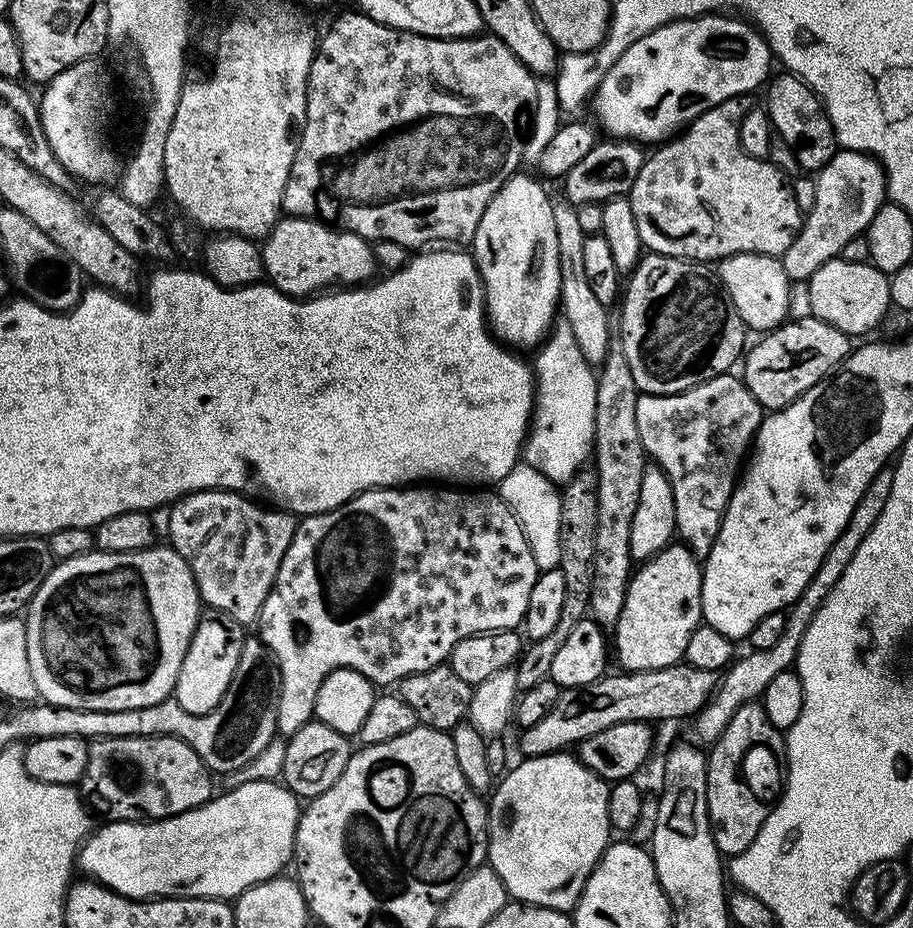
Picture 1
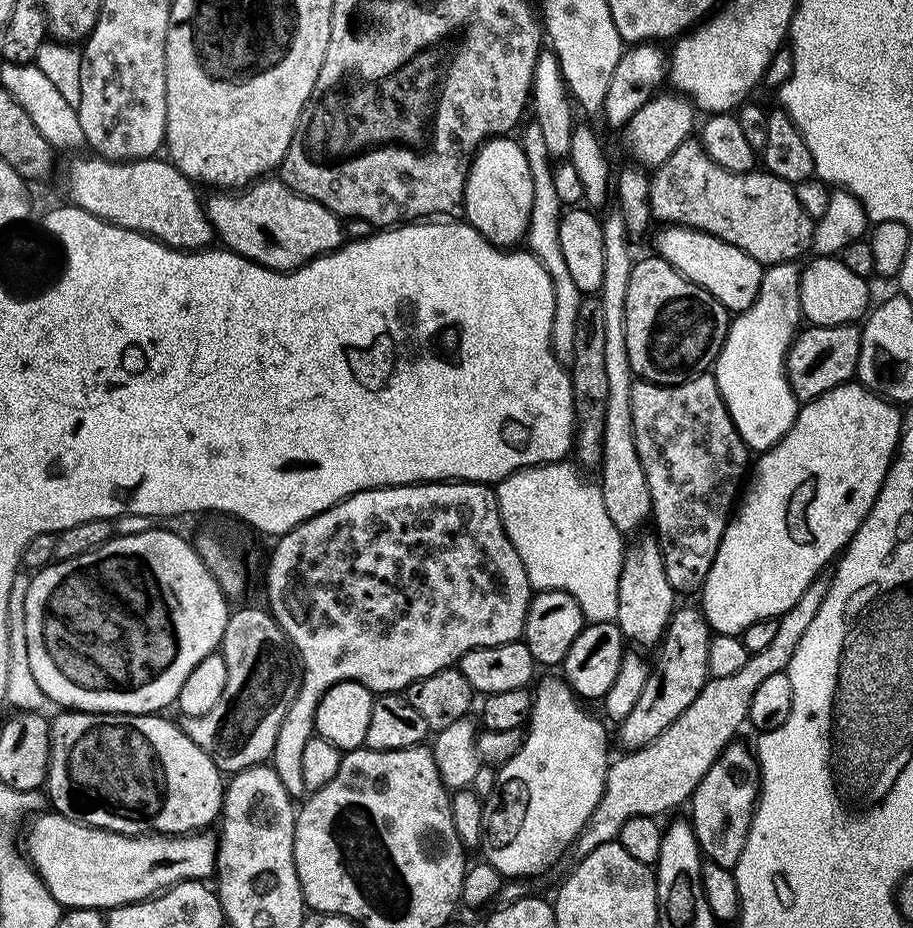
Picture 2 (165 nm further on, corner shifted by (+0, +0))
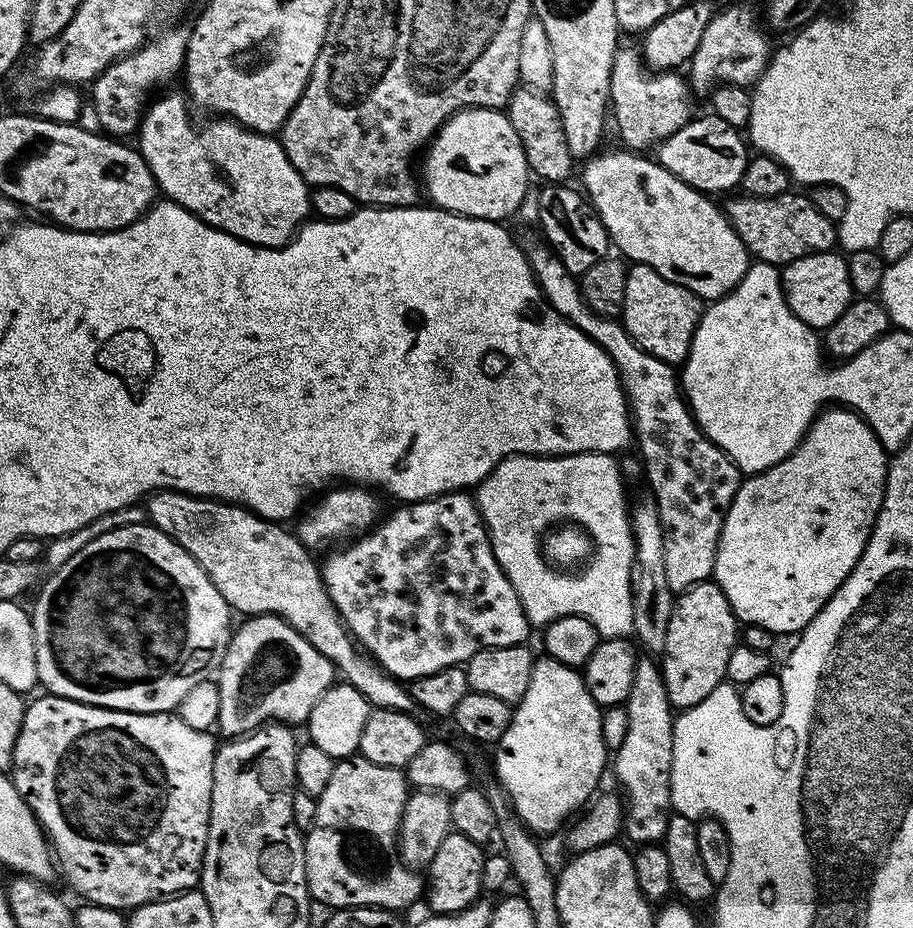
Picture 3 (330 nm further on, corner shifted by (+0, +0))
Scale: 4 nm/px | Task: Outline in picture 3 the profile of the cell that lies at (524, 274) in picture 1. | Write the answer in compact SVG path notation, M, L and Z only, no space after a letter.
M463 108L461 112L456 112L432 137L423 153L423 160L422 188L428 191L432 199L429 201L435 207L461 216L472 216L475 220L497 222L507 221L507 216L515 217L519 213L530 179L530 169L522 142L518 142L518 134L514 134L514 126L503 111L495 108Z

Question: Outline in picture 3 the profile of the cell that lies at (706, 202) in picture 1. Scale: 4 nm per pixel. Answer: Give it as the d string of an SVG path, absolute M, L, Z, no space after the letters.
M795 190L780 196L739 195L733 195L733 200L726 204L726 215L738 238L742 238L749 257L759 263L783 266L810 254L831 252L837 247L837 225L826 218L826 214L821 214L807 195L799 196Z

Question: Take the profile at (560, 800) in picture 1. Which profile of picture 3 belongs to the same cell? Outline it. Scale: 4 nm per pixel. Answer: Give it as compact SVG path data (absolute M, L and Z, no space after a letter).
M547 658L537 659L532 666L530 686L519 704L515 705L510 726L506 730L506 734L502 734L499 744L495 745L494 752L496 752L496 776L500 779L497 780L499 787L503 788L505 796L508 797L509 805L516 819L529 832L533 834L552 832L571 812L577 811L576 813L579 813L593 799L594 793L597 791L595 788L600 784L600 775L603 774L604 768L606 772L606 765L610 760L609 749L604 747L604 739L602 738L602 709L599 704L594 702L594 698L590 698L590 694L584 685L583 675L577 669L571 668L569 664L563 664L557 660L549 660Z

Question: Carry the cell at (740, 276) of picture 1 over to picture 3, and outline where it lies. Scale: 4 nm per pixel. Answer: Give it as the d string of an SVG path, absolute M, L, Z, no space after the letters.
M632 150L619 151L601 151L582 164L583 191L606 226L608 239L614 245L615 251L627 257L632 264L645 264L658 270L662 278L684 284L701 301L720 300L733 292L748 272L750 257L742 238L738 238L732 228L725 209L721 205L719 208L712 201L715 199L711 195L699 192L670 174L670 170L666 170L655 159L647 160L644 157L647 155L637 154Z

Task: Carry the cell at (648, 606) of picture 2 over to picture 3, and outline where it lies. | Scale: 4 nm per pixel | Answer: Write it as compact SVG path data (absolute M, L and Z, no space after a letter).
M644 654L637 659L634 682L630 682L630 694L623 705L626 710L626 739L622 746L614 749L610 768L616 771L619 791L626 805L623 835L633 840L633 845L643 846L663 841L668 829L668 817L673 815L672 807L672 759L674 758L674 709L666 694L666 682L660 665L651 655Z

